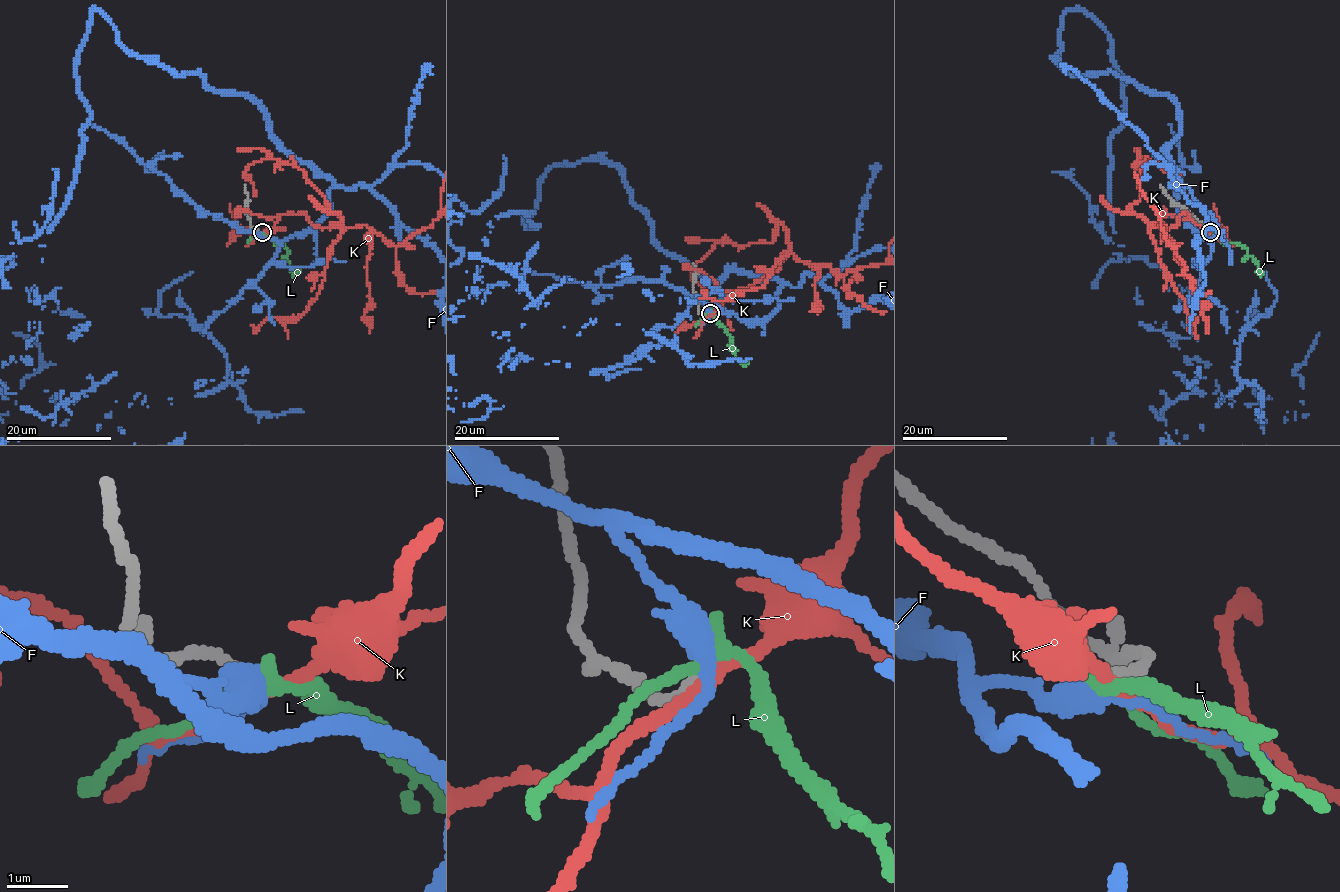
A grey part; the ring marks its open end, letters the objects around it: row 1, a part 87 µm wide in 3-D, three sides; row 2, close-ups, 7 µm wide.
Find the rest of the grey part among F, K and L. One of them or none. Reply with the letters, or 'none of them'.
none of them

